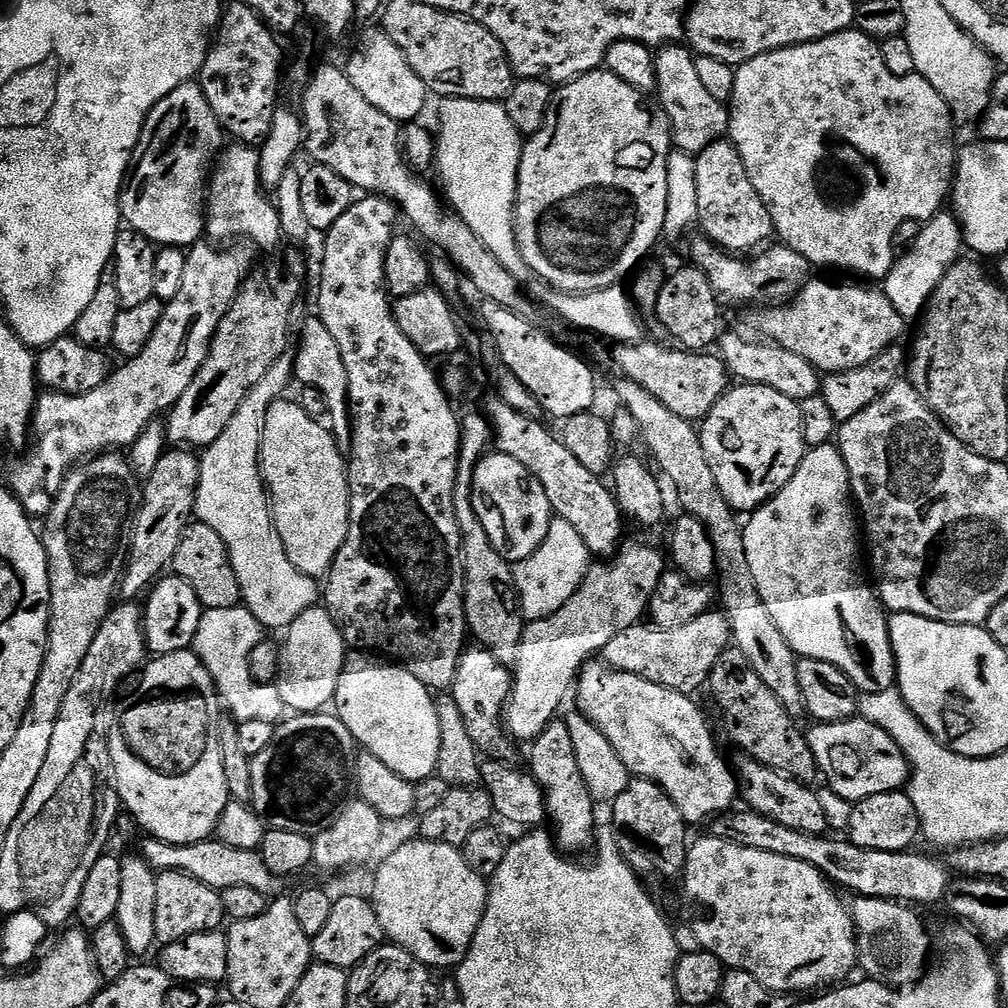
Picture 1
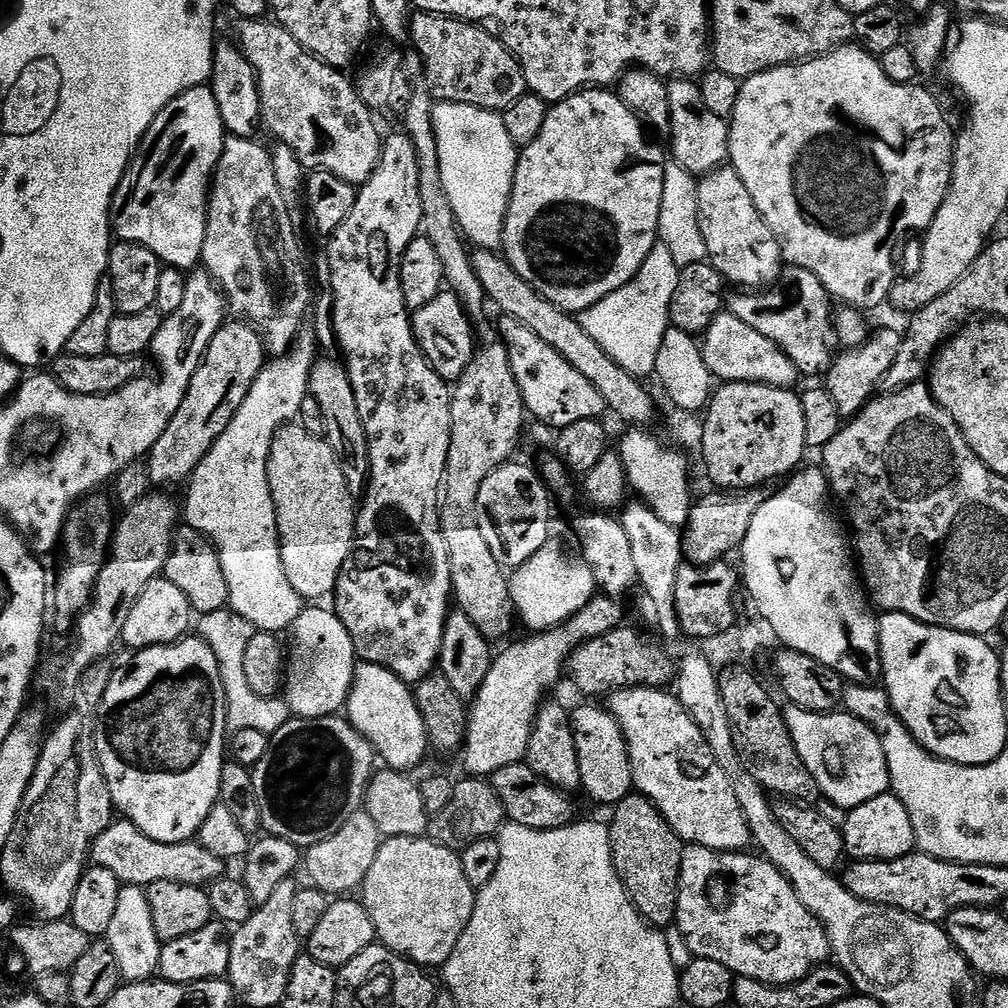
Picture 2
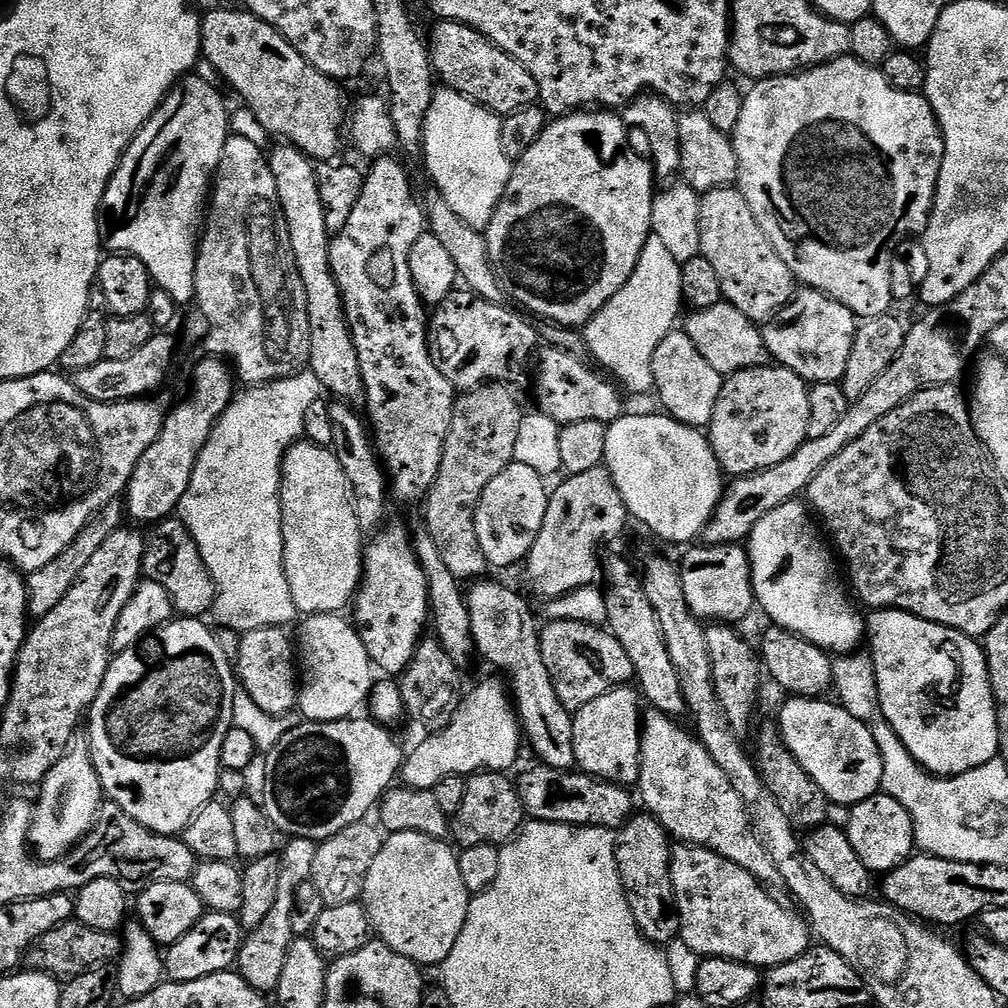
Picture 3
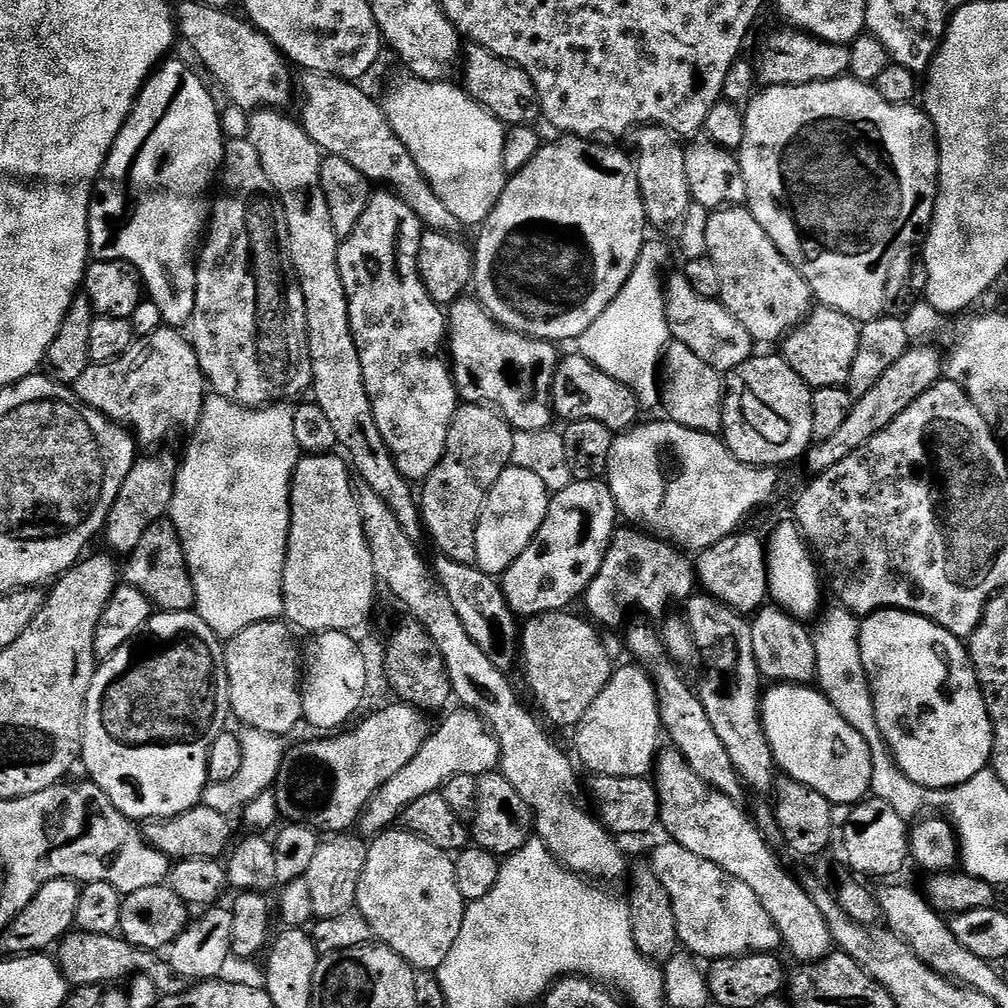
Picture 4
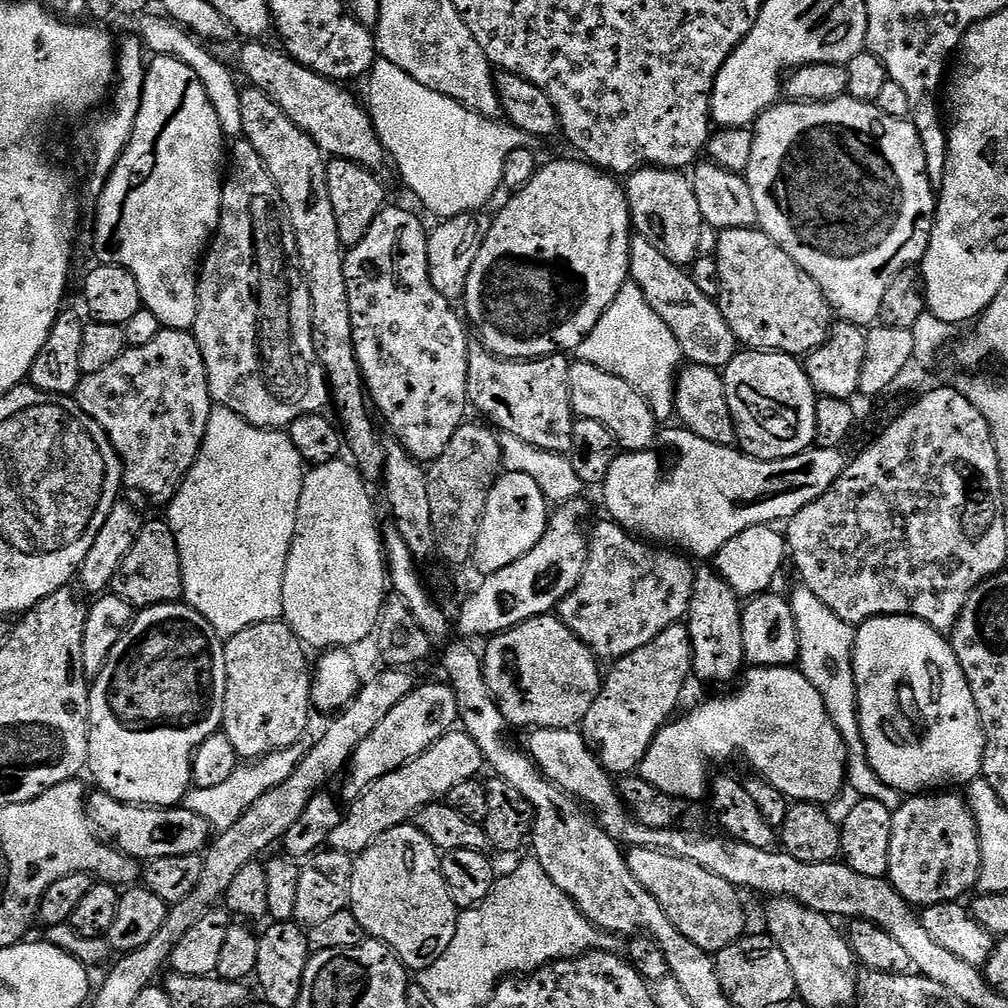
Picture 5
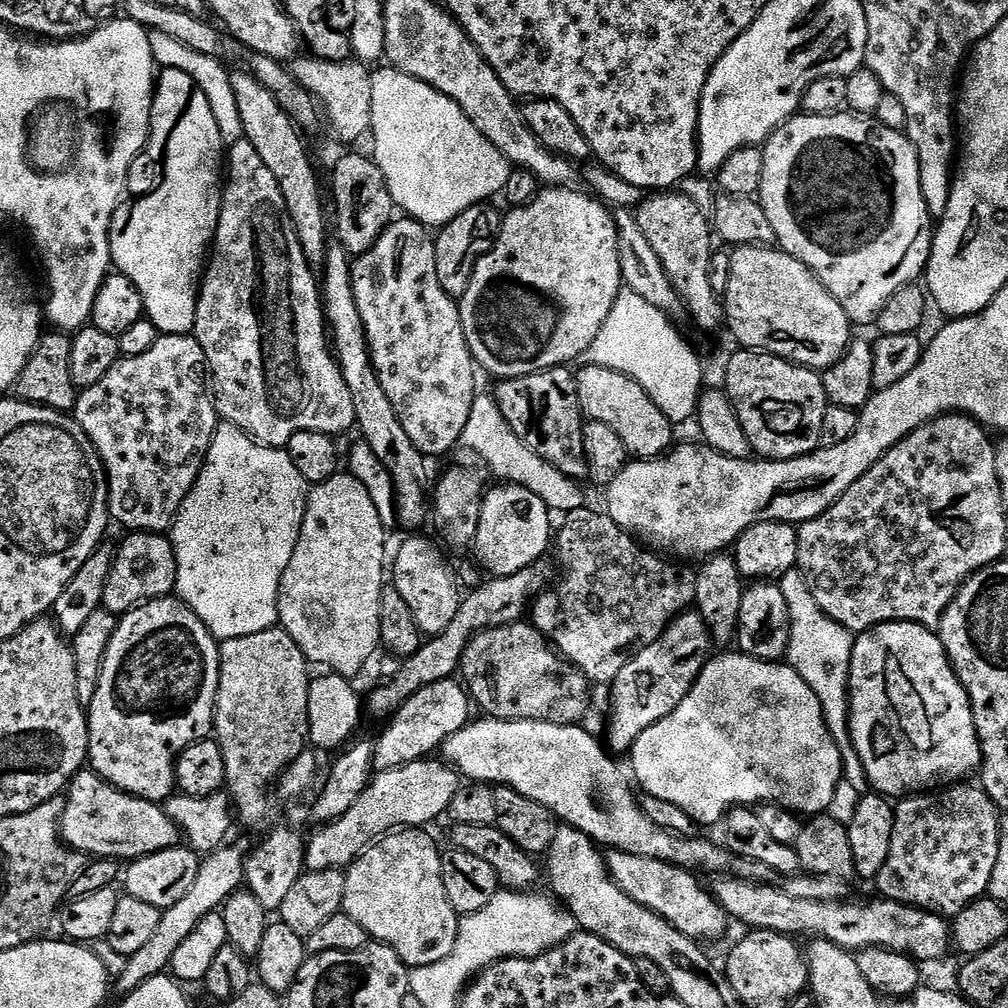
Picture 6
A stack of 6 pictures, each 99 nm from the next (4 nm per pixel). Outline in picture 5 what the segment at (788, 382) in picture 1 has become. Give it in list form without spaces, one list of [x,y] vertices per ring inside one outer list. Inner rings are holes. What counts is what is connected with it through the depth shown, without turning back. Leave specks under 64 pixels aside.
[[[637,235],[632,241],[631,283],[637,284],[646,294],[646,302],[670,326],[678,342],[683,359],[688,364],[701,364],[707,368],[722,370],[733,360],[738,351],[736,335],[730,330],[719,303],[713,297],[702,294],[694,286],[691,275],[681,265],[670,262],[647,240]]]

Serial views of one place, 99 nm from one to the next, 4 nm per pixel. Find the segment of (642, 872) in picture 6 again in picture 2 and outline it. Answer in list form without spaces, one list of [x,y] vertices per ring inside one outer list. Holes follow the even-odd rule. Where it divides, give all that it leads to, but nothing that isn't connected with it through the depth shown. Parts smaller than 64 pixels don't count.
[[[689,844],[684,849],[681,858],[681,874],[680,883],[677,890],[677,912],[675,919],[675,927],[682,930],[682,938],[686,938],[686,946],[690,946],[693,957],[710,958],[714,962],[722,962],[722,966],[726,966],[732,971],[732,975],[739,978],[754,978],[761,980],[767,984],[797,984],[799,980],[804,980],[806,974],[810,974],[813,968],[825,963],[830,956],[830,945],[828,943],[828,933],[824,930],[813,912],[806,906],[802,906],[802,902],[798,898],[798,894],[794,890],[794,886],[786,879],[780,871],[765,860],[763,855],[748,856],[747,851],[742,852],[719,852],[718,850],[710,850],[706,846],[698,846],[697,844]]]

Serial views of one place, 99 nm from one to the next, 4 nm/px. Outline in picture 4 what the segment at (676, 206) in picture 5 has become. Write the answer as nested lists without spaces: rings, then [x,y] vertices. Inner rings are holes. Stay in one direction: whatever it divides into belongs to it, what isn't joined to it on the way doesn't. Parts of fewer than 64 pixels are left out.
[[[645,124],[635,136],[636,144],[640,147],[640,157],[637,155],[634,163],[640,182],[640,193],[644,198],[644,209],[648,215],[648,224],[679,225],[687,216],[692,204],[690,186],[686,182],[685,145],[675,132],[663,128],[660,124]]]

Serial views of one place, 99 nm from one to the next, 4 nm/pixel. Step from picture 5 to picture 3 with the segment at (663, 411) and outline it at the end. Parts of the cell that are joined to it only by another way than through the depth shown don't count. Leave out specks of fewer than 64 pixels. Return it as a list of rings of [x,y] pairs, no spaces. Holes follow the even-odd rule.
[[[651,235],[626,286],[622,286],[622,290],[598,310],[594,319],[588,321],[582,332],[583,343],[601,364],[599,367],[609,368],[604,370],[625,389],[651,393],[656,387],[652,359],[660,343],[677,327],[676,315],[680,312],[680,303],[683,305],[685,300],[681,261],[674,258],[670,246],[664,245],[662,238]]]

